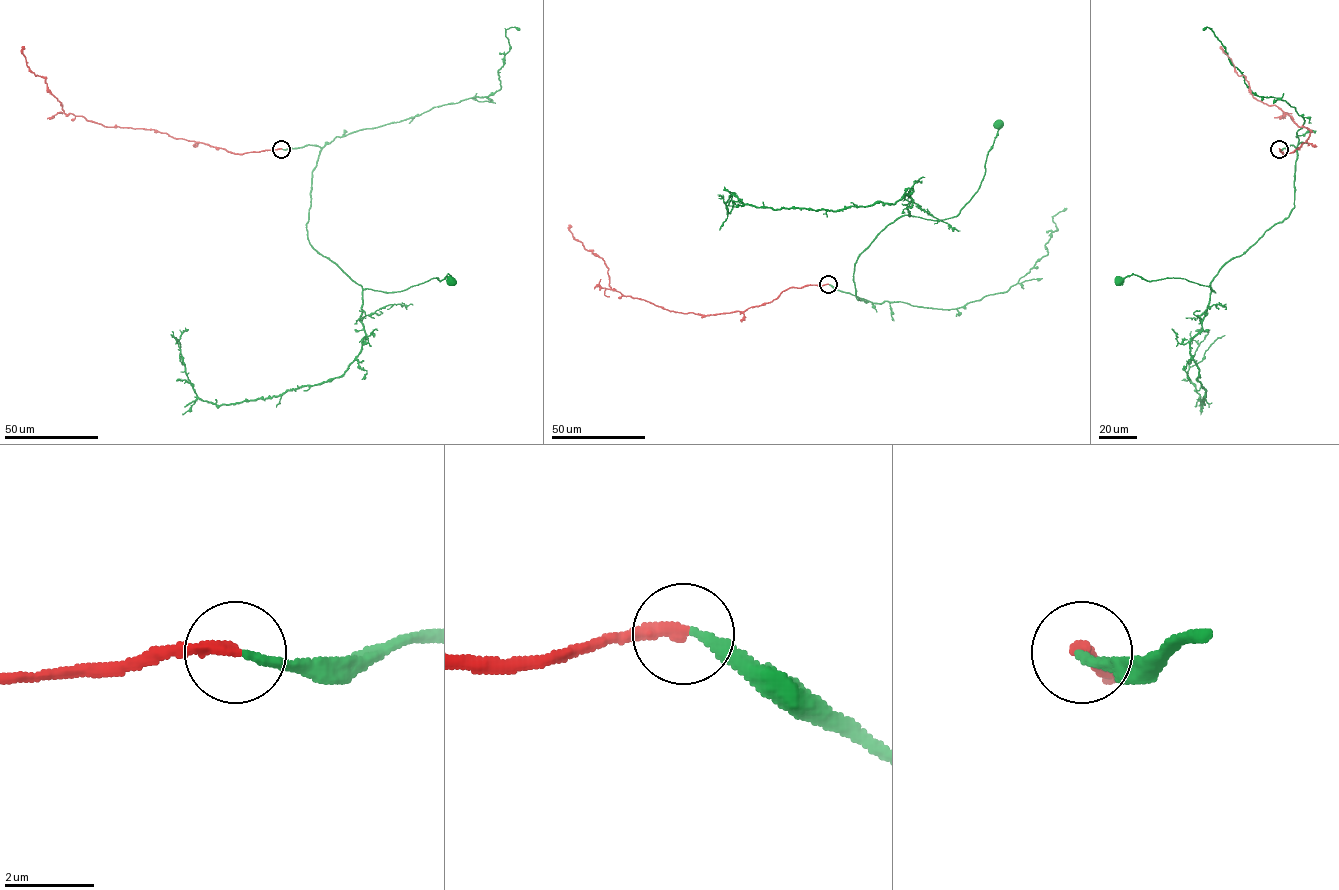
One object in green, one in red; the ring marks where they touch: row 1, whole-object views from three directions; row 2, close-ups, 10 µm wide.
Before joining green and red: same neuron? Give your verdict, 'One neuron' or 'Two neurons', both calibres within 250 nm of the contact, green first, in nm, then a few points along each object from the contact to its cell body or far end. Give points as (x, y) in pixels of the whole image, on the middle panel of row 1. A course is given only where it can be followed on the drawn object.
One neuron. Thickness 200 nm (green) against 280 nm. Course of green: (829, 284), (867, 301), (856, 297), (858, 257), (899, 217), (956, 216), (977, 190), (998, 125). Course of red: (828, 284), (789, 288), (743, 311), (669, 311), (612, 289), (603, 259), (574, 239), (571, 225)

